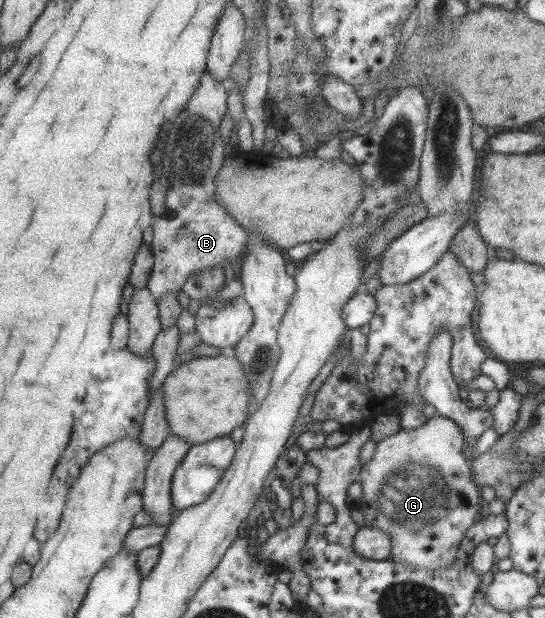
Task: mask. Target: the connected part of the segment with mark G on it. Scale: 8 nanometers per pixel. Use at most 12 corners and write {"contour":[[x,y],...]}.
{"contour":[[437,414],[376,442],[353,506],[385,559],[447,568],[483,504]]}

